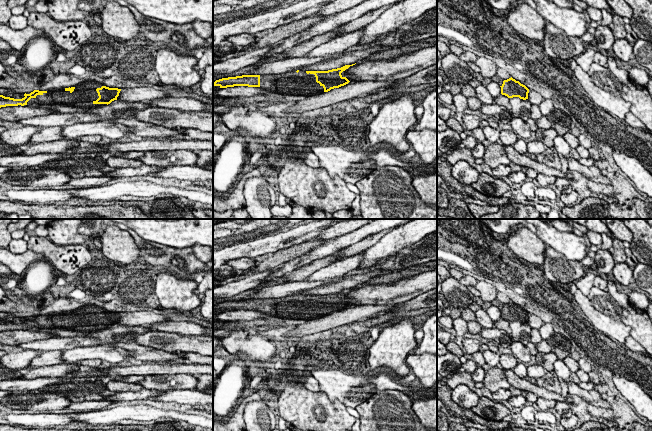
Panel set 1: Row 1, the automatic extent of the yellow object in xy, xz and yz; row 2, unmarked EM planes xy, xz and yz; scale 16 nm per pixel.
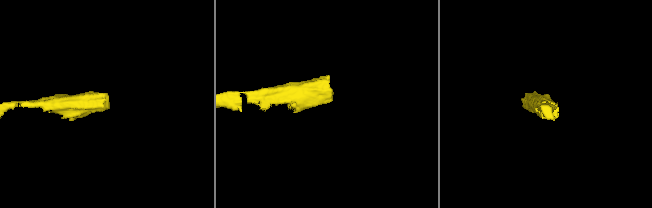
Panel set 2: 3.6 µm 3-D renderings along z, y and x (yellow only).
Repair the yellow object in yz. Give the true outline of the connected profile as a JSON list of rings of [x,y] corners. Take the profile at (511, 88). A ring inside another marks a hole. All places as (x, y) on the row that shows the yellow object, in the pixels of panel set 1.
[[[512,77],[504,80],[500,87],[501,94],[507,96],[508,98],[519,97],[523,100],[528,99],[529,89]]]

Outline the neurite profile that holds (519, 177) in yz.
[[[522,171],[511,172],[508,176],[508,179],[516,184],[522,184],[526,180],[526,175]]]

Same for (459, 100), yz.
[[[462,93],[453,96],[453,104],[458,112],[463,112],[468,108],[467,98]]]

